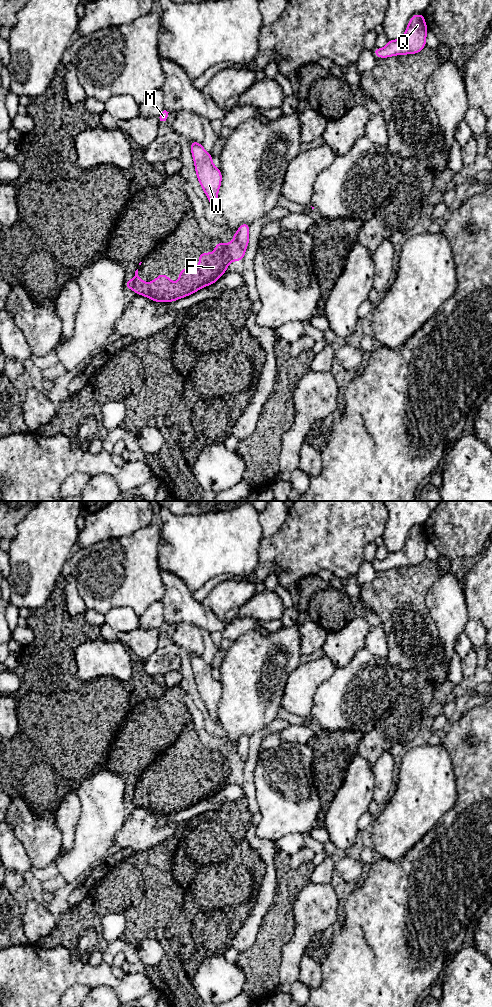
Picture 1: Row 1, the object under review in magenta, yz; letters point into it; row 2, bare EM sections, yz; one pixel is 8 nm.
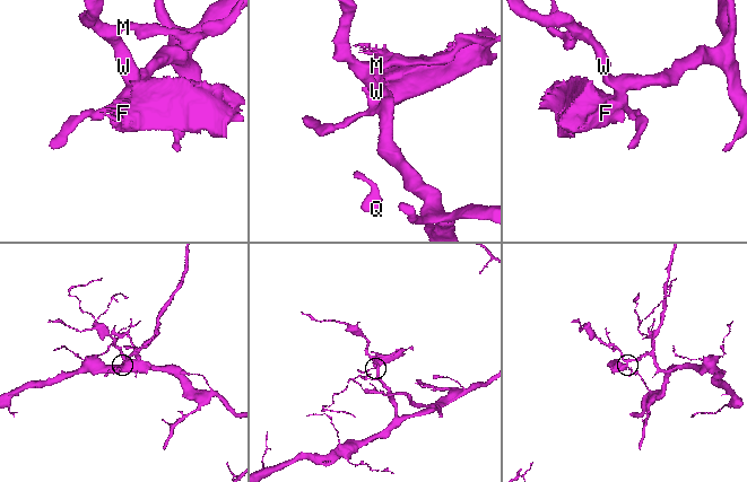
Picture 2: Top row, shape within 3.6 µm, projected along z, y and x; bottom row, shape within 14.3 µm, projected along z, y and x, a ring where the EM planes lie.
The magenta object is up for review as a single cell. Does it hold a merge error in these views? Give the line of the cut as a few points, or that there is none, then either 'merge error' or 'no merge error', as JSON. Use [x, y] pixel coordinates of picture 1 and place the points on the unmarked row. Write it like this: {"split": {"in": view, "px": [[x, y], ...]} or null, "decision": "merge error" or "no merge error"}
{"split": {"in": "yz", "px": [[236, 746], [237, 753], [244, 763]]}, "decision": "merge error"}

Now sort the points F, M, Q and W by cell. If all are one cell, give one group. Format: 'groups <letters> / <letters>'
groups F / M Q W

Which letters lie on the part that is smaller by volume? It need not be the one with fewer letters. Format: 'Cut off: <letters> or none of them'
Cut off: F

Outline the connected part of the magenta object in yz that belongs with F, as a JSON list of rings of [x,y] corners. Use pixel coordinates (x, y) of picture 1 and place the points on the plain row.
[[[236,745],[232,755],[216,755],[214,765],[199,765],[199,778],[180,781],[179,793],[174,795],[163,785],[149,795],[138,788],[138,781],[125,799],[137,807],[143,807],[155,814],[172,814],[191,807],[201,800],[214,796],[227,783],[232,773],[243,773],[245,763],[241,760]]]

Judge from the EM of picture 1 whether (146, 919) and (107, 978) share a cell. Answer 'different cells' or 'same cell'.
different cells

